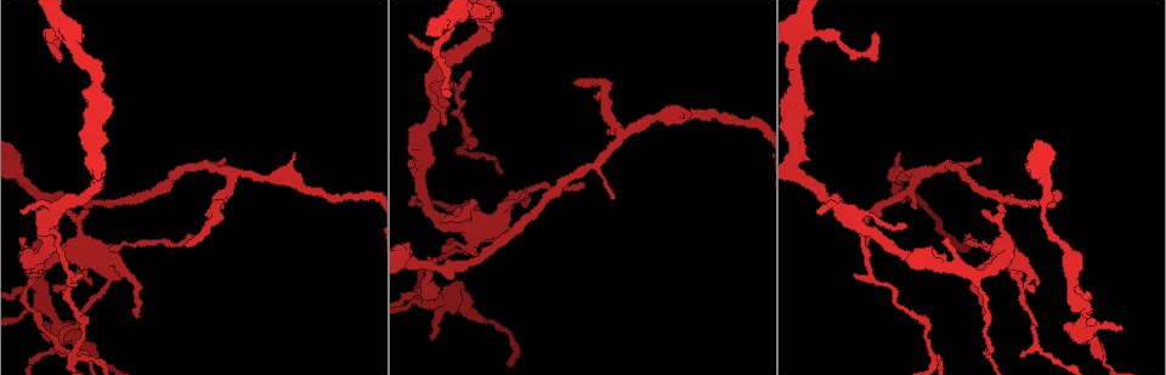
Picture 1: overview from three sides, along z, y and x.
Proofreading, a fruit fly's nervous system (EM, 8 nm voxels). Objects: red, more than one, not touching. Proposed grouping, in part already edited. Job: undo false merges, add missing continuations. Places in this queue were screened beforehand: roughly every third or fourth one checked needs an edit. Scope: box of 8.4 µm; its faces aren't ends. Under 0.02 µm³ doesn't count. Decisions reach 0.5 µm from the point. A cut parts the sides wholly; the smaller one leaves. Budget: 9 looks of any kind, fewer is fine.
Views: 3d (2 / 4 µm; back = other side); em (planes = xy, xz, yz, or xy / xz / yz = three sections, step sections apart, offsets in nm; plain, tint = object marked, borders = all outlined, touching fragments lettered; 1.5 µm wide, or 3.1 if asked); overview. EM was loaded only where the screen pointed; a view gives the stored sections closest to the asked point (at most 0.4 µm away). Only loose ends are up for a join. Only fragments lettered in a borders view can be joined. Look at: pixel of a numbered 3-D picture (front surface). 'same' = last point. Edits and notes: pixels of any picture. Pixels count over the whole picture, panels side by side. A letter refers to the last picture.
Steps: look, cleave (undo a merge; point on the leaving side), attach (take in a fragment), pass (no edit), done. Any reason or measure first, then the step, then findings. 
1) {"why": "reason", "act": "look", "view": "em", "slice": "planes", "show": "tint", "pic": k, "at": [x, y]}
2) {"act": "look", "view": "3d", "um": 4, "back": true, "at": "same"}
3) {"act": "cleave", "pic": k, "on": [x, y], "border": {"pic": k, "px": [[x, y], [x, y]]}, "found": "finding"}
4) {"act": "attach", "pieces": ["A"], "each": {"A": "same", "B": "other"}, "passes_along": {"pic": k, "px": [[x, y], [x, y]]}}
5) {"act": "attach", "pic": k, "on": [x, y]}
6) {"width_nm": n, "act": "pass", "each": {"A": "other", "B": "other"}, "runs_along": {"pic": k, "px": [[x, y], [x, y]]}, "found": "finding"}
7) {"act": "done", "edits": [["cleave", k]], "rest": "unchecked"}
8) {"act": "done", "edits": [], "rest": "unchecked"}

{"why": "thin end", "act": "look", "view": "3d", "um": 4, "pic": 1, "at": [866, 244]}

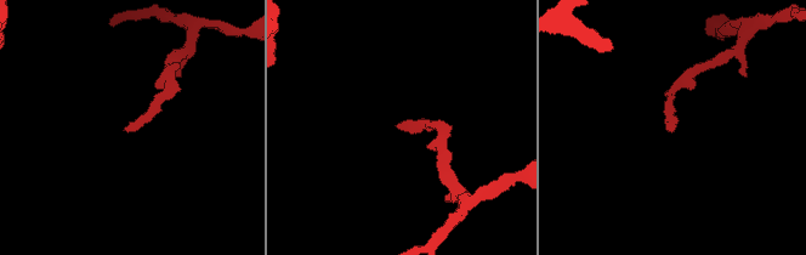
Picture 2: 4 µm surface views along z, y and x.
{"act": "look", "view": "em", "slice": "planes", "show": "borders", "pic": 2, "at": [124, 128]}

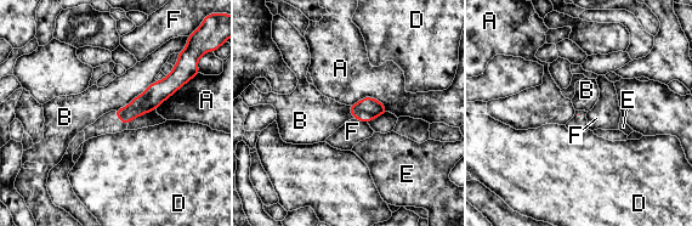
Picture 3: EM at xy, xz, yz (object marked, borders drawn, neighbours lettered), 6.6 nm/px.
{"act": "pass", "each": {"A": "other", "B": "other", "D": "other", "E": "other", "F": "other"}, "runs_along": {"pic": 3, "px": [[177, 74], [148, 101], [119, 113]]}, "found": "none of them fits"}

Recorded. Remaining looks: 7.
{"why": "sudden change in width", "act": "look", "view": "em", "slice": "planes", "show": "borders", "pic": 1, "at": [476, 317]}

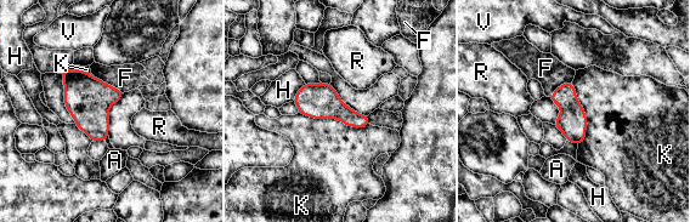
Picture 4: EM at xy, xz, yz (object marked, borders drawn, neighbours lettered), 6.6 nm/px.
{"act": "pass", "each": {"A": "other", "F": "other", "H": "other", "K": "other", "R": "other", "V": "other"}, "border": {"pic": 4, "px": [[299, 112], [351, 126], [369, 124]]}, "found": "one cell here"}

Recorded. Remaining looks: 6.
{"why": "four-way junction", "act": "look", "view": "3d", "um": 2, "pic": 1, "at": [1073, 291]}

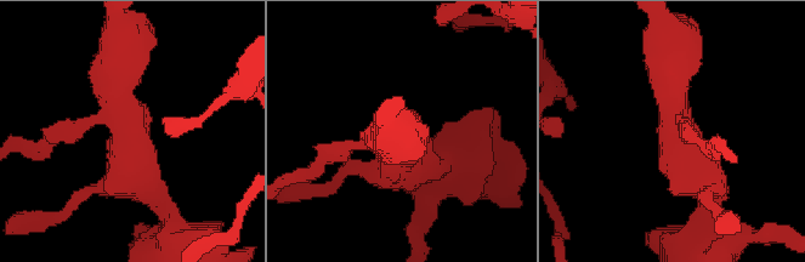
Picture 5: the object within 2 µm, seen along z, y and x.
{"act": "look", "view": "em", "slice": "xy", "step": 4, "show": "borders", "pic": 5, "at": [129, 136]}

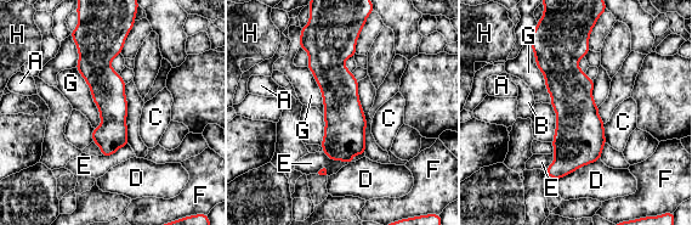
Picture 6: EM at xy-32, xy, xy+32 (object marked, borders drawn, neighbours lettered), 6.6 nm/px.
{"act": "look", "view": "em", "slice": "planes", "show": "borders", "at": "same"}

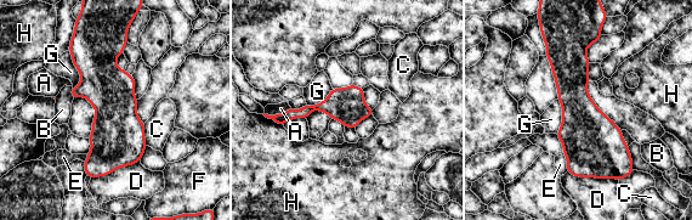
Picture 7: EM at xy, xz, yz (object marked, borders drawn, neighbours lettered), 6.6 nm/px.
{"arms": 4, "act": "pass", "each": {"A": "other", "B": "other", "C": "other", "D": "other", "E": "other", "F": "other", "G": "other", "H": "other"}, "found": "continuous, no second cell"}

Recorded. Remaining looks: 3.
{"why": "tapers out", "act": "look", "view": "em", "slice": "xz", "step": 4, "show": "borders", "pic": 1, "at": [1004, 211]}

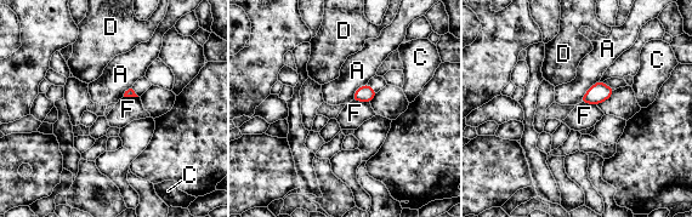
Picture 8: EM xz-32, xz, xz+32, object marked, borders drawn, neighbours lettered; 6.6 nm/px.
{"act": "look", "view": "em", "slice": "xy", "step": 8, "show": "borders", "at": "same"}

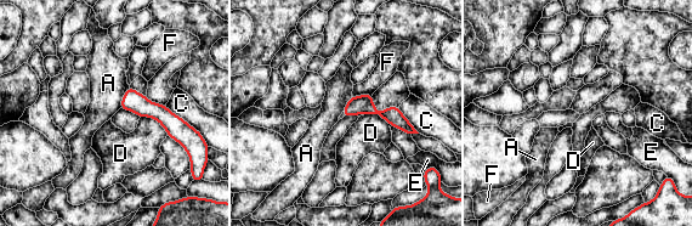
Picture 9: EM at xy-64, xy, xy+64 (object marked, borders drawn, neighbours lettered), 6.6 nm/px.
{"act": "pass", "each": {"A": "other", "C": "other", "D": "other", "E": "other", "F": "other"}, "runs_along": {"pic": 9, "px": [[129, 92], [180, 139]]}, "found": "none of them fits"}

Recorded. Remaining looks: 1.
{"act": "done", "edits": [], "rest": "unchecked"}

